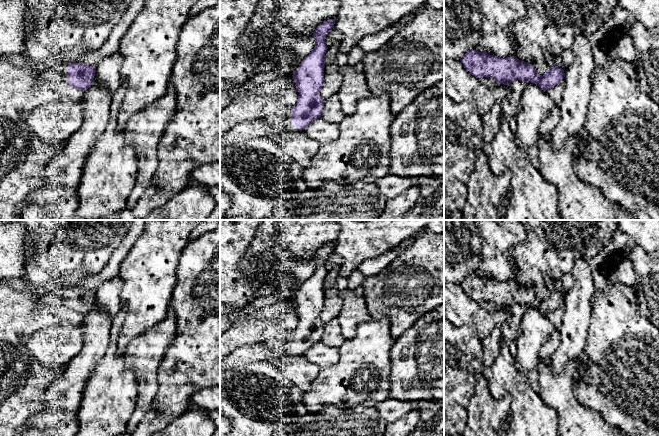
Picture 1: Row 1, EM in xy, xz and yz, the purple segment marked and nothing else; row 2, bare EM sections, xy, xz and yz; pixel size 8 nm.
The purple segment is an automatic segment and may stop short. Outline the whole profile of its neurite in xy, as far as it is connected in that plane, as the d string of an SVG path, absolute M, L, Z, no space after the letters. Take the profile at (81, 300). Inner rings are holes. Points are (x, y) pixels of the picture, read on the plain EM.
M80 287L67 290L67 306L78 313L86 315L94 305L96 291Z

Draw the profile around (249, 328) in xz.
M277 295L254 299L248 306L248 312L242 312L232 319L231 325L220 334L220 361L242 345L272 341L278 339L281 333L293 331L297 327L299 317L292 307L285 308L278 317L262 317L262 309L271 307L278 300Z

